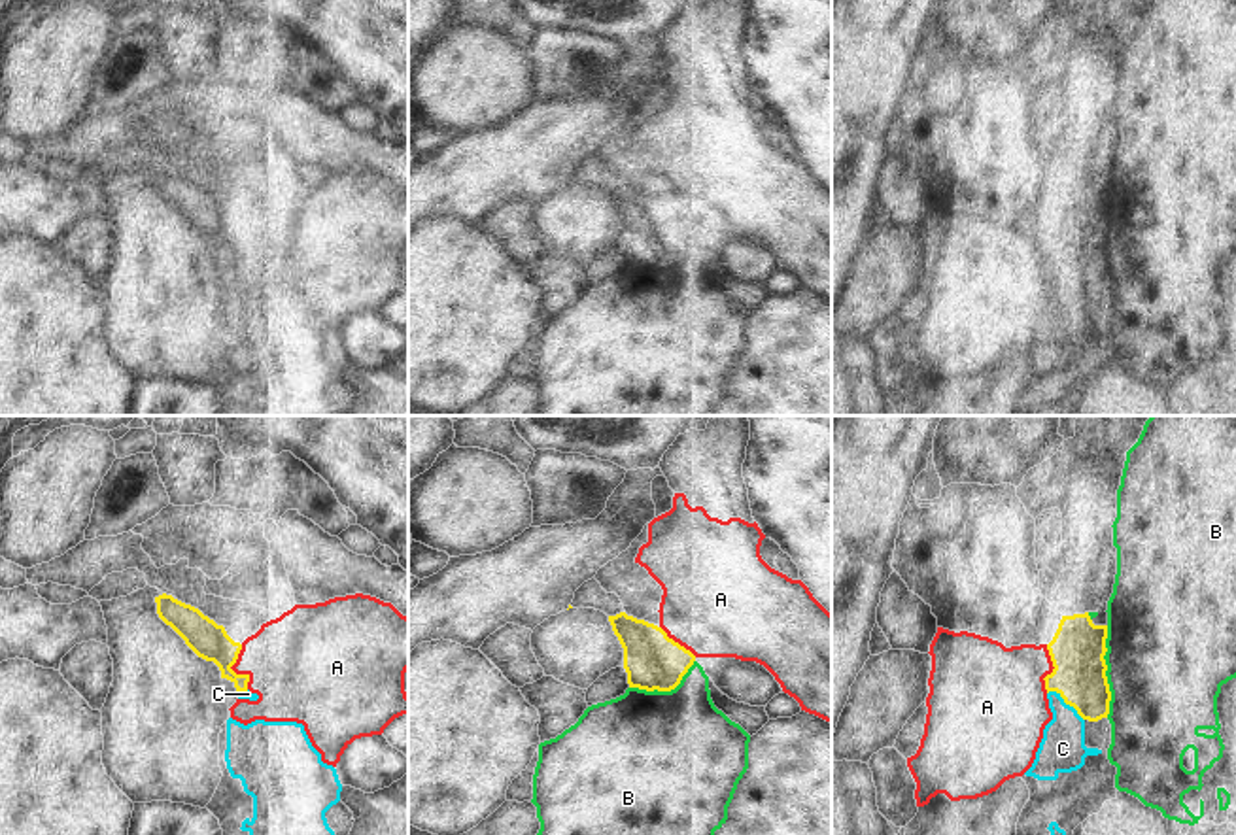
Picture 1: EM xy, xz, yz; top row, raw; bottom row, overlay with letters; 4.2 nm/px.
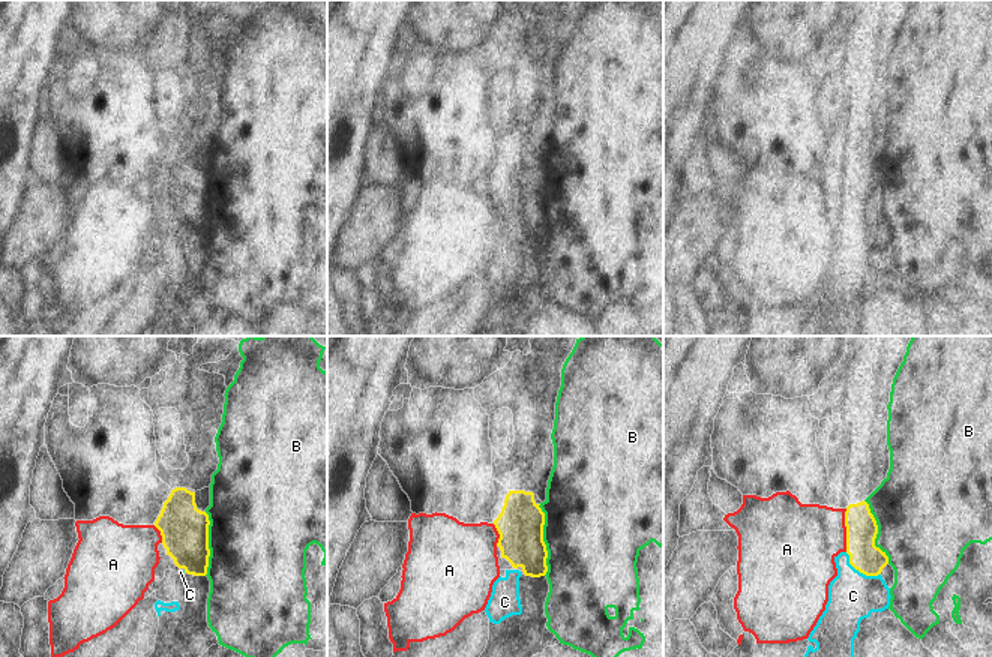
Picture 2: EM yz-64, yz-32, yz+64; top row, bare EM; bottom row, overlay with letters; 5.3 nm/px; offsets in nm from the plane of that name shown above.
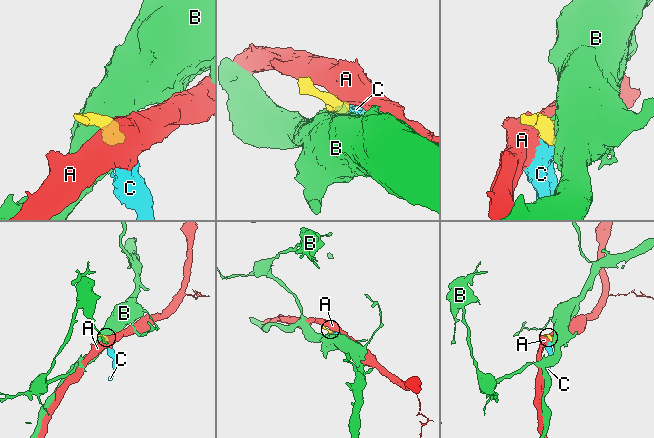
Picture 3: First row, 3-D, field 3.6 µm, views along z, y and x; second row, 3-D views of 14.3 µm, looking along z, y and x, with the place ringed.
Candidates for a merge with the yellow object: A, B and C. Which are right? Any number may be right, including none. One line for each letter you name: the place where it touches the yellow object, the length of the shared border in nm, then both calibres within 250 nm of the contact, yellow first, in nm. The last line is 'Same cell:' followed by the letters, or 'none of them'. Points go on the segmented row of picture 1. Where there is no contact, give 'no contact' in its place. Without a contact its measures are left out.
C: yz (1066, 703) | 200 nm | 240/190 nm
Same cell: C

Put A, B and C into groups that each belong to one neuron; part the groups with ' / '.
A / B / C

